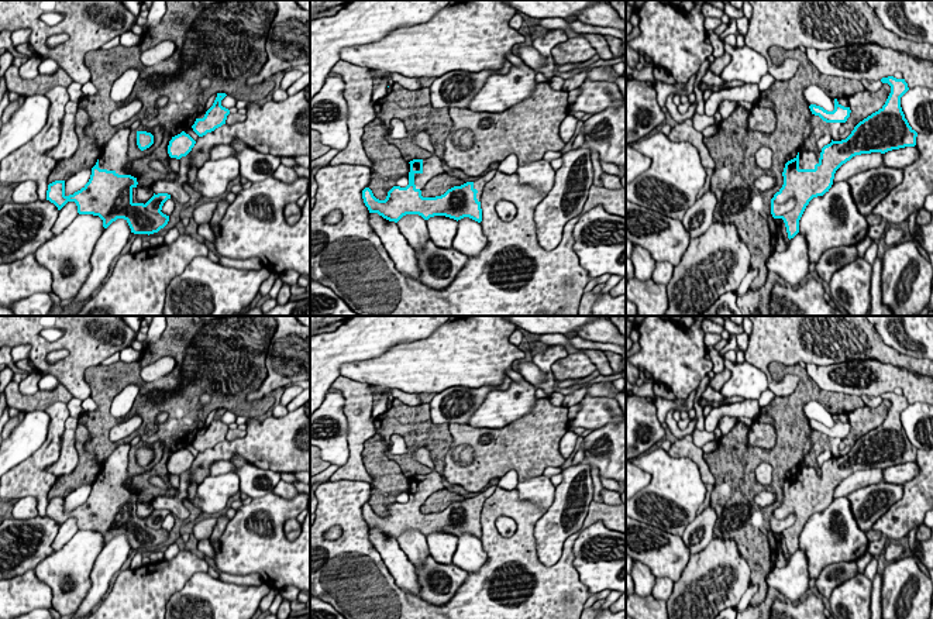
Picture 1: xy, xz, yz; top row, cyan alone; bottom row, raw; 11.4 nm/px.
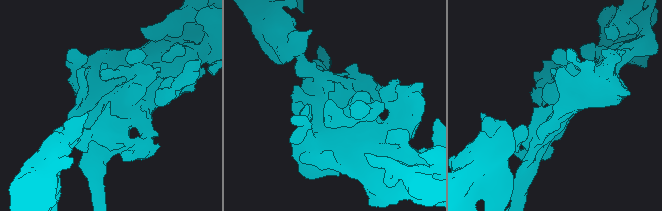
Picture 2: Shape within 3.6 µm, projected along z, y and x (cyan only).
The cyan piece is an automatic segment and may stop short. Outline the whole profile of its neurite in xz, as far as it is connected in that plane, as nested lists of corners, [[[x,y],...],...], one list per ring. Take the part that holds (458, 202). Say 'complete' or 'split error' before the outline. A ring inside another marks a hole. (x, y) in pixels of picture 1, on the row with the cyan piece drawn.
split error | [[[433,154],[426,159],[413,159],[406,188],[393,186],[385,200],[373,196],[369,188],[362,190],[362,199],[369,213],[378,213],[389,221],[397,223],[406,214],[419,214],[424,220],[445,216],[454,220],[469,217],[482,221],[481,195],[483,186],[495,176],[496,169],[485,172],[474,182],[448,189],[435,197],[423,197],[421,190],[437,175],[444,173],[443,159]]]

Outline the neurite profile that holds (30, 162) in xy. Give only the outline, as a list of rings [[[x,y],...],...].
[[[63,86],[49,89],[45,96],[49,100],[49,110],[44,128],[0,164],[0,183],[18,185],[24,180],[34,180],[41,202],[47,200],[48,178],[58,164],[47,152],[61,140],[65,106],[70,100]]]

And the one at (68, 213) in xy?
[[[68,202],[58,214],[58,219],[52,227],[54,235],[61,234],[78,216],[78,206],[75,202]]]

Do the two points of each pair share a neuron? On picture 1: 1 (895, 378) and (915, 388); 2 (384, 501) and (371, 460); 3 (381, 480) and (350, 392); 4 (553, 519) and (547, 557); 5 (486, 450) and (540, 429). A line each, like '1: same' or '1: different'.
1: same
2: same
3: different
4: same
5: same

